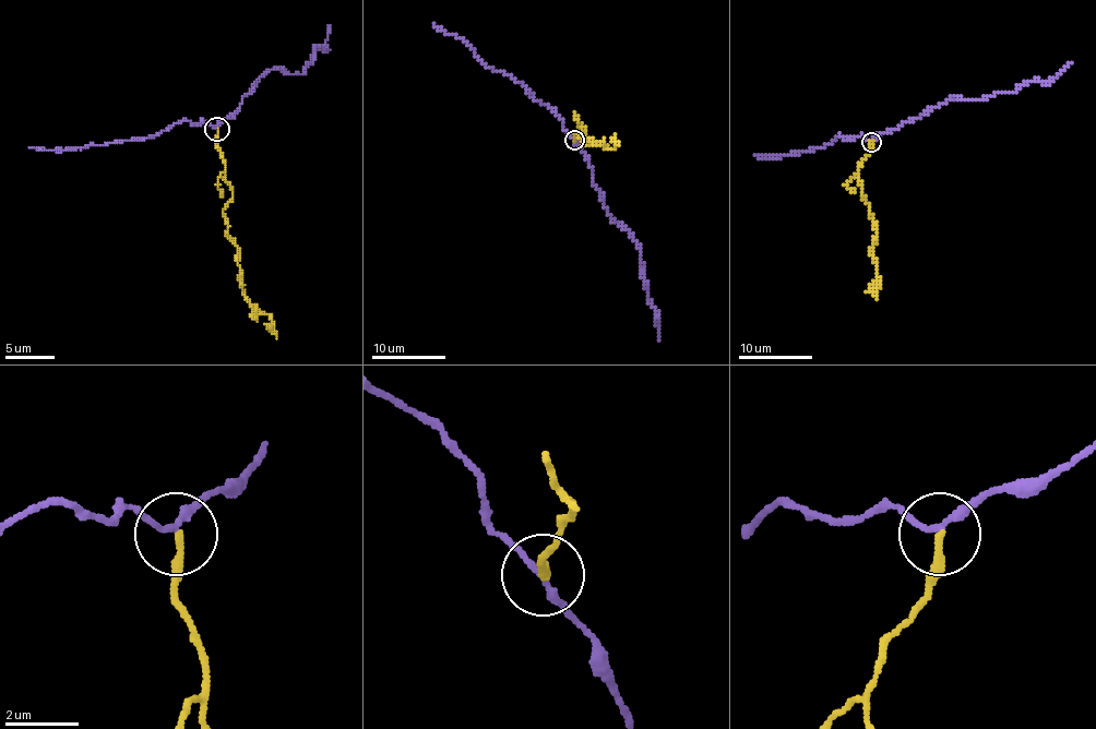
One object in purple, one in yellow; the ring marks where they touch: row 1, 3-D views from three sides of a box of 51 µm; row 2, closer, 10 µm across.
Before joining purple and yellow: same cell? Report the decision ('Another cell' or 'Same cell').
Another cell

